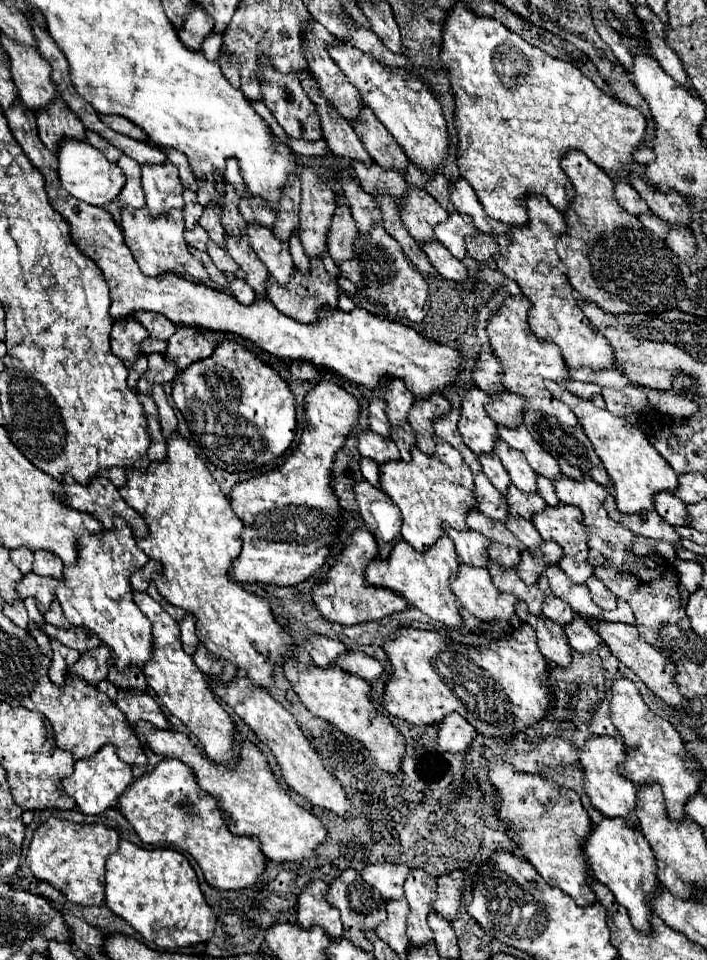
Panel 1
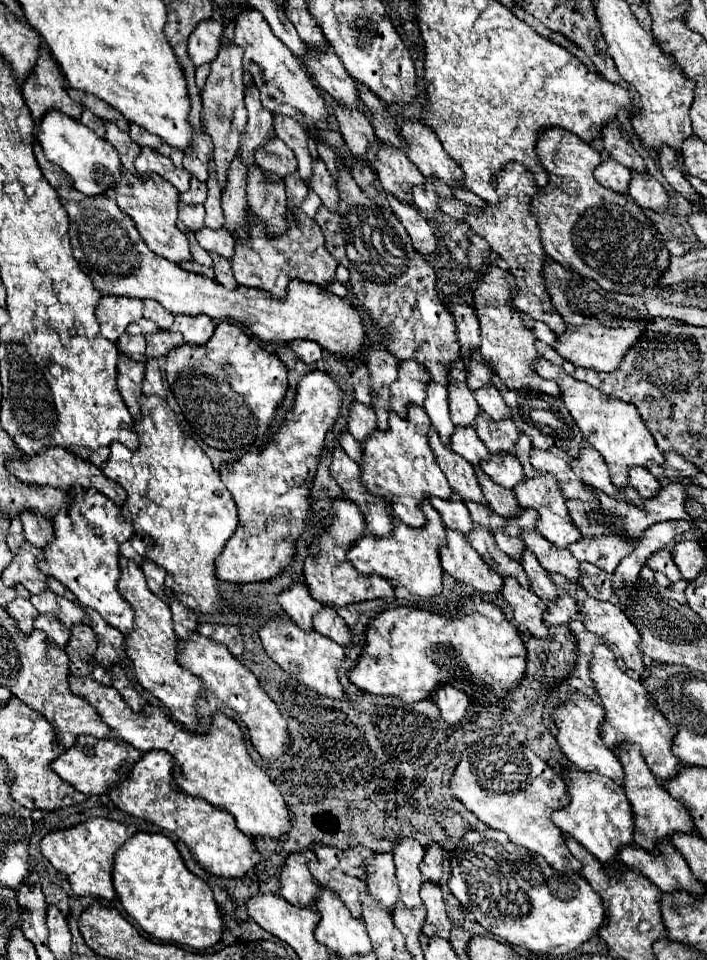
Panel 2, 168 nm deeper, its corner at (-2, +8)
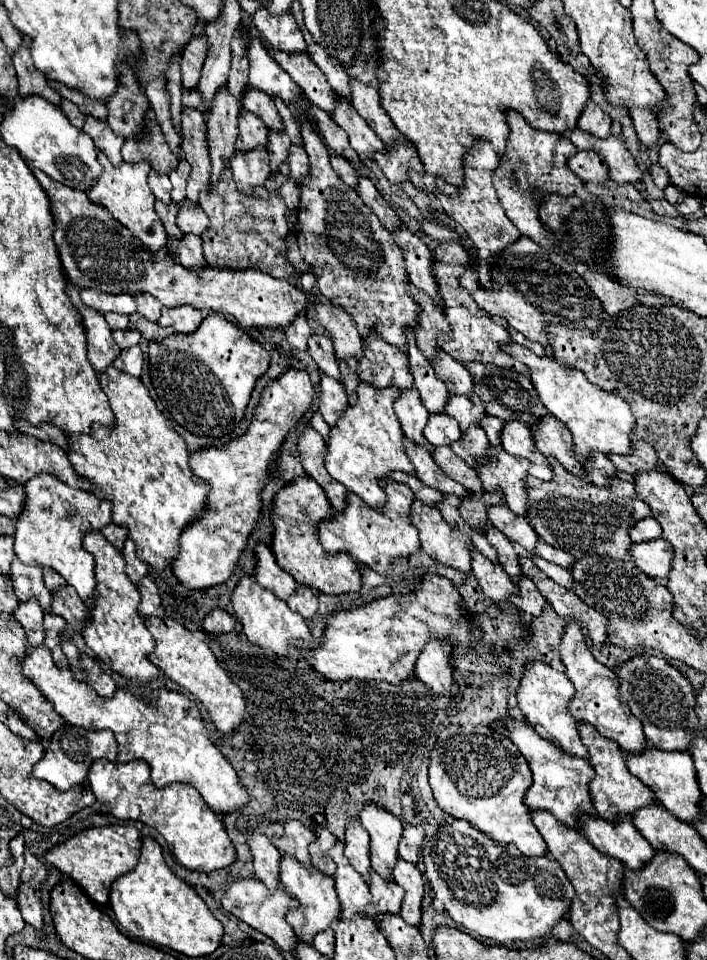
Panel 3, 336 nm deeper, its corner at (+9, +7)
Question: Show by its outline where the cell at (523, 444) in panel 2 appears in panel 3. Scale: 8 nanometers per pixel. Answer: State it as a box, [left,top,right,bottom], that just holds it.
[482,416,504,446]

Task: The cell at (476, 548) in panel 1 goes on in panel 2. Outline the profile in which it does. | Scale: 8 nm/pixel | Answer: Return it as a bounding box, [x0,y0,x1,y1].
[429,497,471,535]

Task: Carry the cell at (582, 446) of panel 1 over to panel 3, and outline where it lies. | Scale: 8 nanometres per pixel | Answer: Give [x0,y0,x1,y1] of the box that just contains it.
[466,362,550,428]

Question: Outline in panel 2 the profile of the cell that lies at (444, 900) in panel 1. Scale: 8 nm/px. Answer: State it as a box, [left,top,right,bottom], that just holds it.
[419,841,443,883]

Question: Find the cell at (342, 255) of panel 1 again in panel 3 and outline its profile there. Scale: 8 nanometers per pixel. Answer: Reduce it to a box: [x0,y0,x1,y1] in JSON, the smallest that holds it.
[288,146,308,184]

